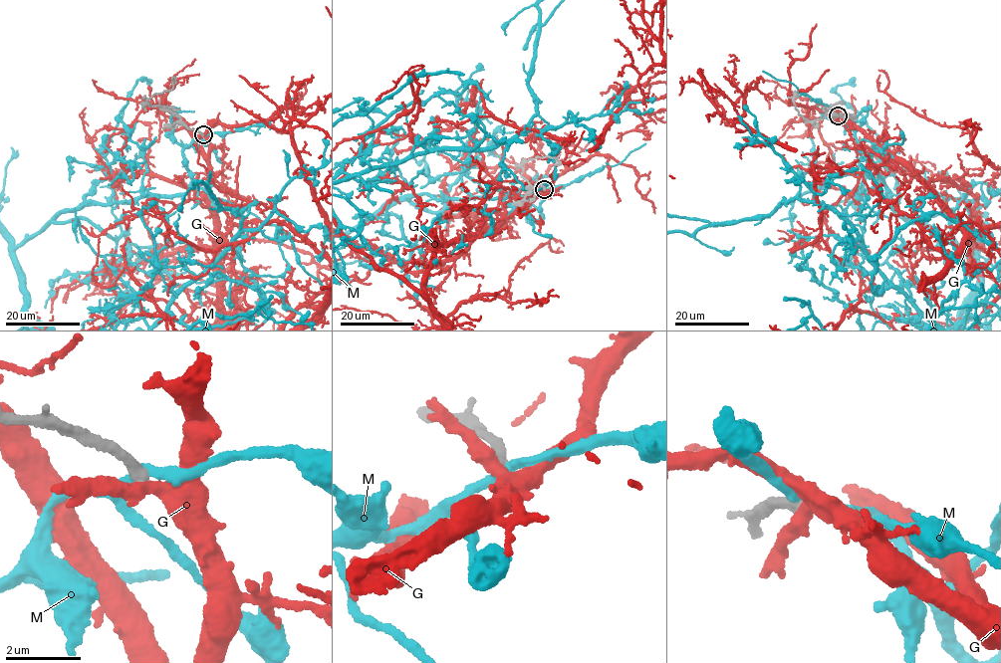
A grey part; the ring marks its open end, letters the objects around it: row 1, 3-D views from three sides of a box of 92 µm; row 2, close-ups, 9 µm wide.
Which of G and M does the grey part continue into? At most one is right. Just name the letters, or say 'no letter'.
no letter

